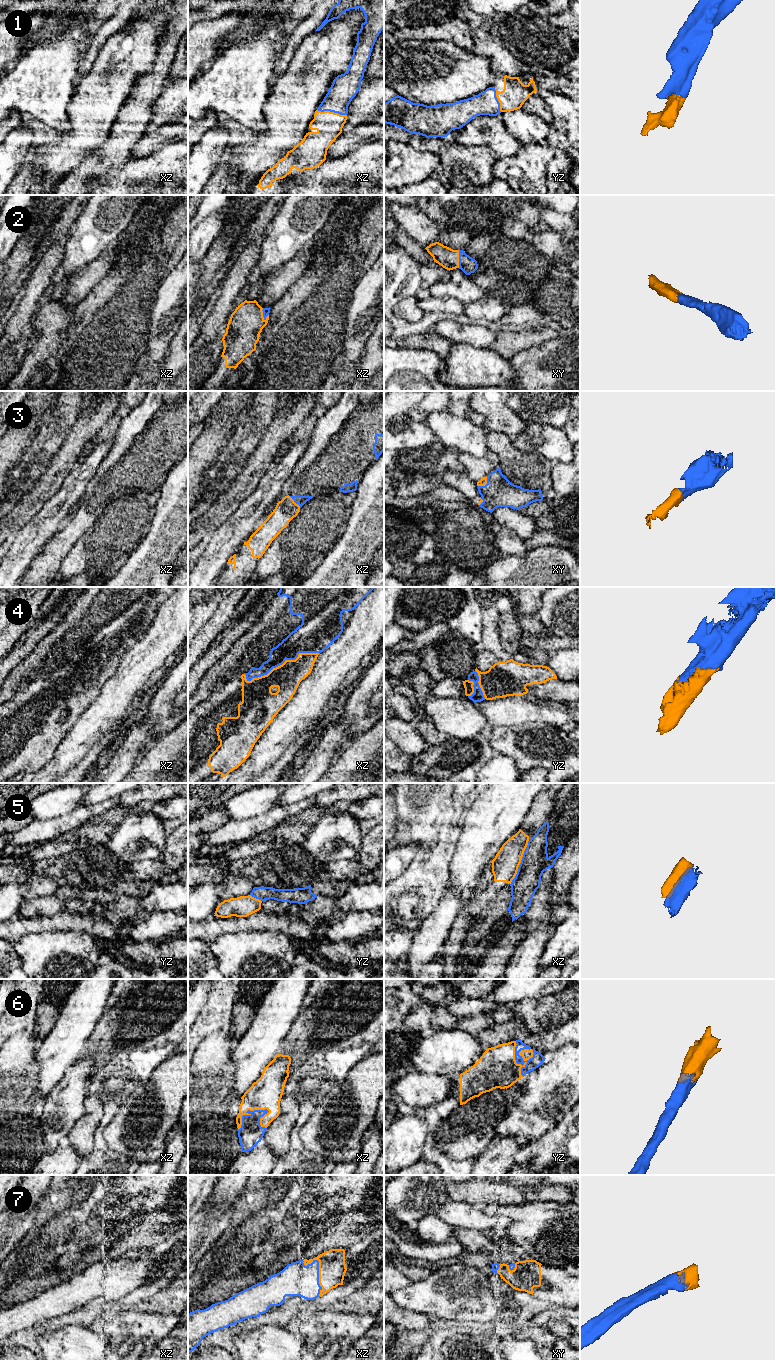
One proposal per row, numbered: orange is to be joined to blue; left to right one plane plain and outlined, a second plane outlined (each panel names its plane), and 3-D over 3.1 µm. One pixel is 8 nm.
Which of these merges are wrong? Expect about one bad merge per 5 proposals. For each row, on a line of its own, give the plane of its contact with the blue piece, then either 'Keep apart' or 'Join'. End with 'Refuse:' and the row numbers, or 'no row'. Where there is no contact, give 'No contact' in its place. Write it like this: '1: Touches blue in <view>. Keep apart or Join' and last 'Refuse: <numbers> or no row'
1: Touches blue in xz. Join
2: Touches blue in xz. Join
3: Touches blue in xy. Join
4: Touches blue in xz. Join
5: Touches blue in xz. Keep apart
6: Touches blue in yz. Join
7: Touches blue in xz. Join
Refuse: 5

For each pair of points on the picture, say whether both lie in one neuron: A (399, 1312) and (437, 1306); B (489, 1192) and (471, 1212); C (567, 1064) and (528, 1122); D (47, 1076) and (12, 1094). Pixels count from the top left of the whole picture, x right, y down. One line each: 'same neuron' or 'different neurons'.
A: different neurons
B: different neurons
C: same neuron
D: different neurons

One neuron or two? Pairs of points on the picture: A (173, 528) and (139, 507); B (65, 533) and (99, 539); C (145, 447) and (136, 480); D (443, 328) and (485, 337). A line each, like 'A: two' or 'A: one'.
A: two
B: two
C: one
D: one

